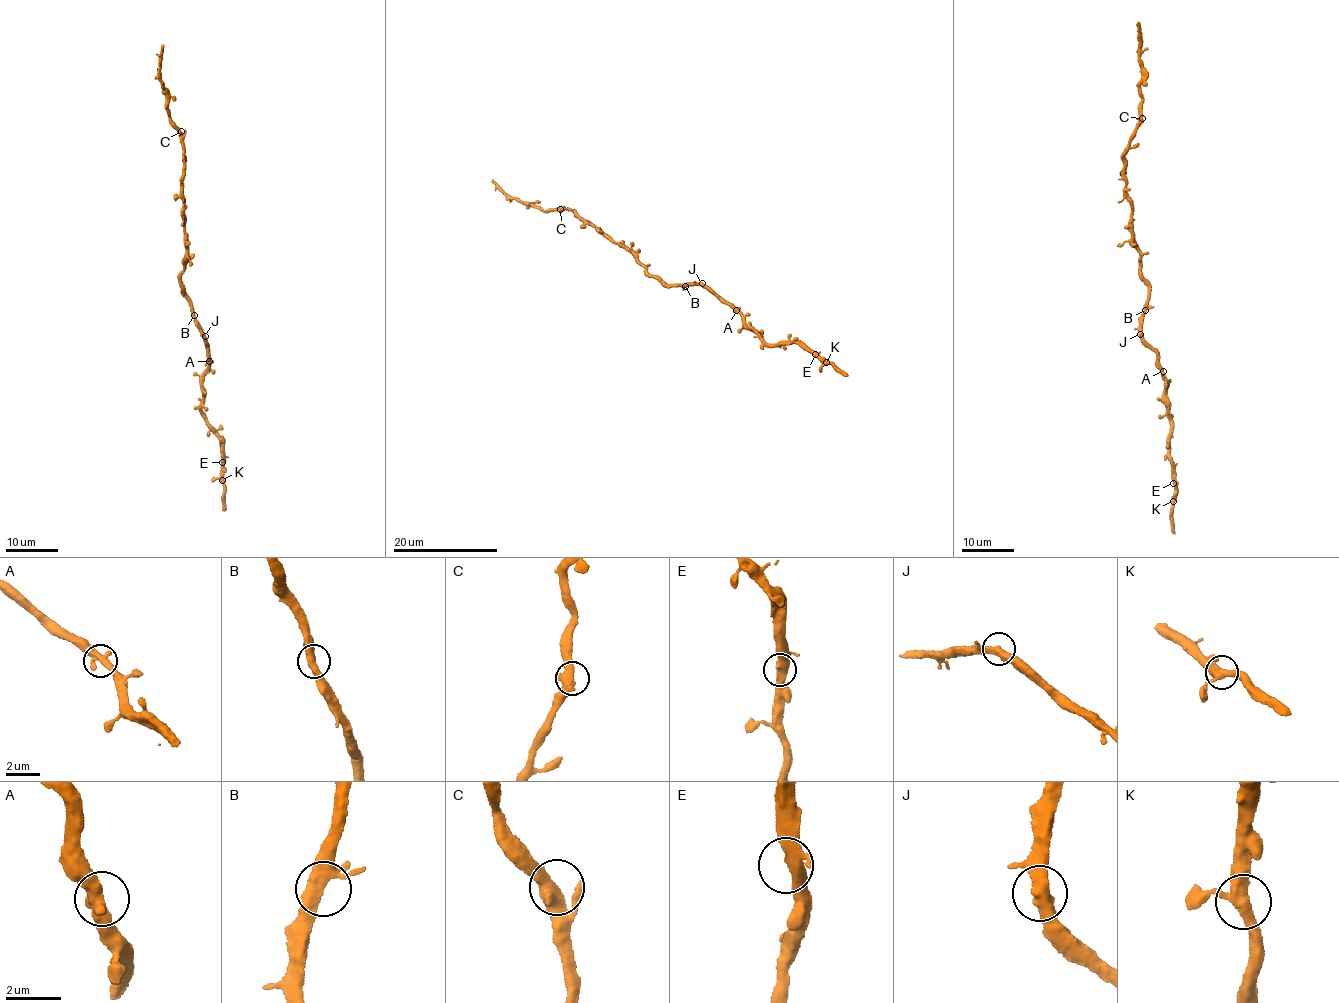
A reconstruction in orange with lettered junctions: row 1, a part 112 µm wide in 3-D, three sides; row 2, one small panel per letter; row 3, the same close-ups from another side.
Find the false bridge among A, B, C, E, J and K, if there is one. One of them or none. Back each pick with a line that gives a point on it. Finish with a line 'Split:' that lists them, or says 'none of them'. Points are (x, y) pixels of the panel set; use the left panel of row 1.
Split: none of them

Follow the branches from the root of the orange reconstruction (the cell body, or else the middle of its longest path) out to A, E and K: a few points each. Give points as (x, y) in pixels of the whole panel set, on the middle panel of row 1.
A: (660, 279), (671, 286), (701, 284), (736, 310)
E: (660, 279), (671, 286), (701, 284), (741, 314), (746, 327), (768, 344), (795, 343), (815, 354)
K: (660, 279), (671, 286), (701, 284), (741, 314), (746, 327), (768, 344), (795, 343), (826, 363)

